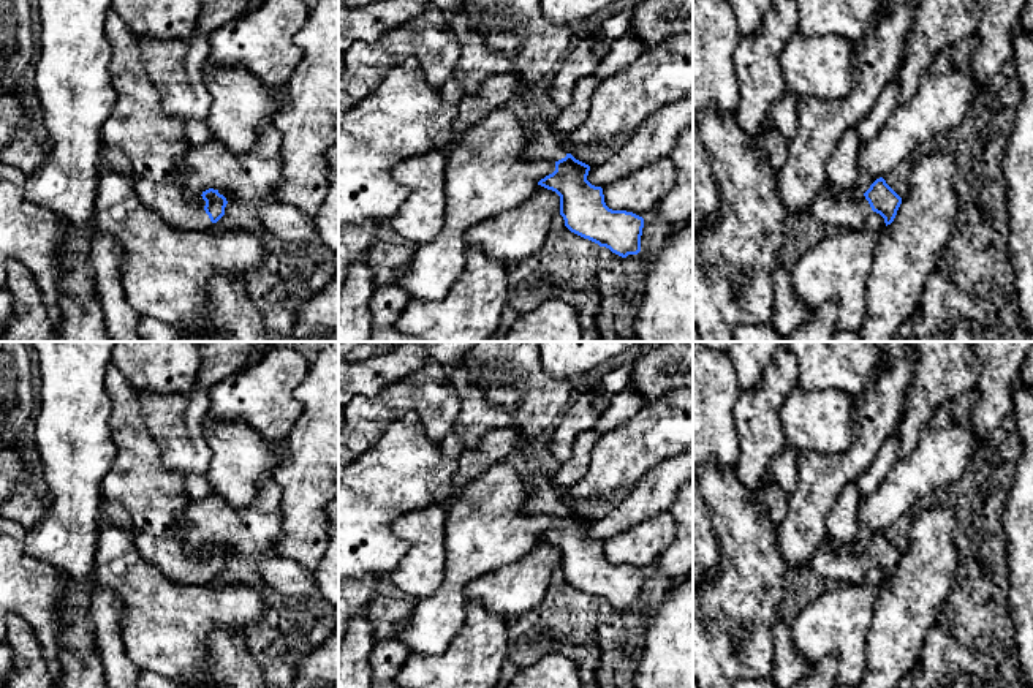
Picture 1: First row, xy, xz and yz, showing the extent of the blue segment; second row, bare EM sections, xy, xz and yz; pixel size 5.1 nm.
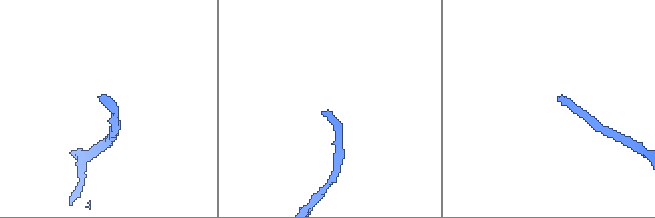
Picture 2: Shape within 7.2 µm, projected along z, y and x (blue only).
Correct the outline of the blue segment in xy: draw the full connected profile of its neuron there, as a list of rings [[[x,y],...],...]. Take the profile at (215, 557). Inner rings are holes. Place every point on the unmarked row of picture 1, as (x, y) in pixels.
[[[136,530],[133,533],[139,555],[150,565],[160,568],[168,577],[184,584],[206,585],[225,569],[226,552],[218,544],[202,546],[206,560],[191,554],[180,539],[165,530],[152,535]]]

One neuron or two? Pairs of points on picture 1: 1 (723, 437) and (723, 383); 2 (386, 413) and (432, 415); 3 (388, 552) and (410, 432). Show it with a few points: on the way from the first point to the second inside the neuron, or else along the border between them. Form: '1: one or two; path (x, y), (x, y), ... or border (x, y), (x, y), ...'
1: one; path (723, 424), (723, 396)
2: one; path (397, 404), (421, 404)
3: one; path (382, 522), (382, 489), (405, 462)

